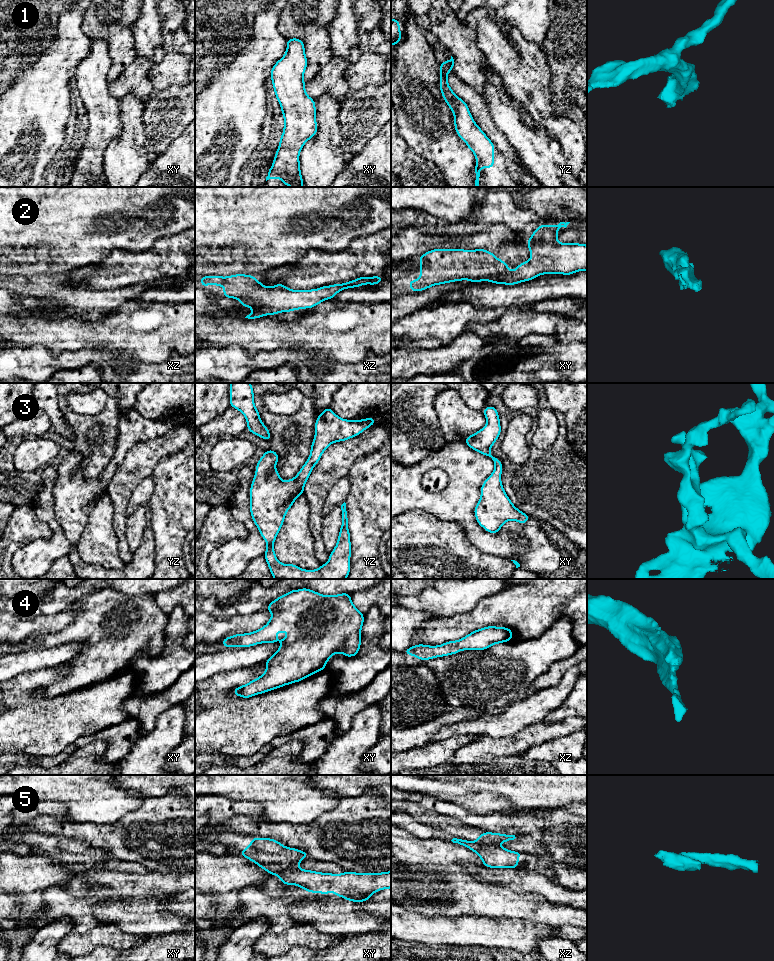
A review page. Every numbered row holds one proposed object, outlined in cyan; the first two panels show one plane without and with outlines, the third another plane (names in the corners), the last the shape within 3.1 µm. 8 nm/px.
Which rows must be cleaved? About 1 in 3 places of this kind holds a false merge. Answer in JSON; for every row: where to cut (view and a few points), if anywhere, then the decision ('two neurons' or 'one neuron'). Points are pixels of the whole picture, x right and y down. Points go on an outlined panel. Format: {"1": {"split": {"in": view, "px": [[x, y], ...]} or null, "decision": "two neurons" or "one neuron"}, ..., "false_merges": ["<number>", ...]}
{"1": {"split": null, "decision": "one neuron"}, "2": {"split": null, "decision": "one neuron"}, "3": {"split": null, "decision": "one neuron"}, "4": {"split": null, "decision": "one neuron"}, "5": {"split": {"in": "xz", "px": [[475, 841], [481, 844], [495, 844], [497, 846]]}, "decision": "two neurons"}, "false_merges": ["5"]}

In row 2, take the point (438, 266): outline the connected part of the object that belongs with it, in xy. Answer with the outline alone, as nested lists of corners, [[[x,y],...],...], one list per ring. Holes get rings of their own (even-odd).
[[[569,223],[538,226],[526,242],[532,258],[512,272],[507,262],[485,249],[430,250],[419,257],[420,278],[409,282],[410,292],[461,280],[515,285],[543,274],[571,275],[587,271],[587,245],[557,241],[558,229],[566,228]]]

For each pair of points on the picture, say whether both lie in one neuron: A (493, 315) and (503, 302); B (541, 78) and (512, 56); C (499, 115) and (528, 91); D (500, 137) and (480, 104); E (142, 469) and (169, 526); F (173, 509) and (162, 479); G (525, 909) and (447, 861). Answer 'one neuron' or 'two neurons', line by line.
A: two neurons
B: one neuron
C: two neurons
D: one neuron
E: two neurons
F: one neuron
G: one neuron

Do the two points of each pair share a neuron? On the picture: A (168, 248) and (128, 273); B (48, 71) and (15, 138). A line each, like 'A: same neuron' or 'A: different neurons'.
A: same neuron
B: same neuron

